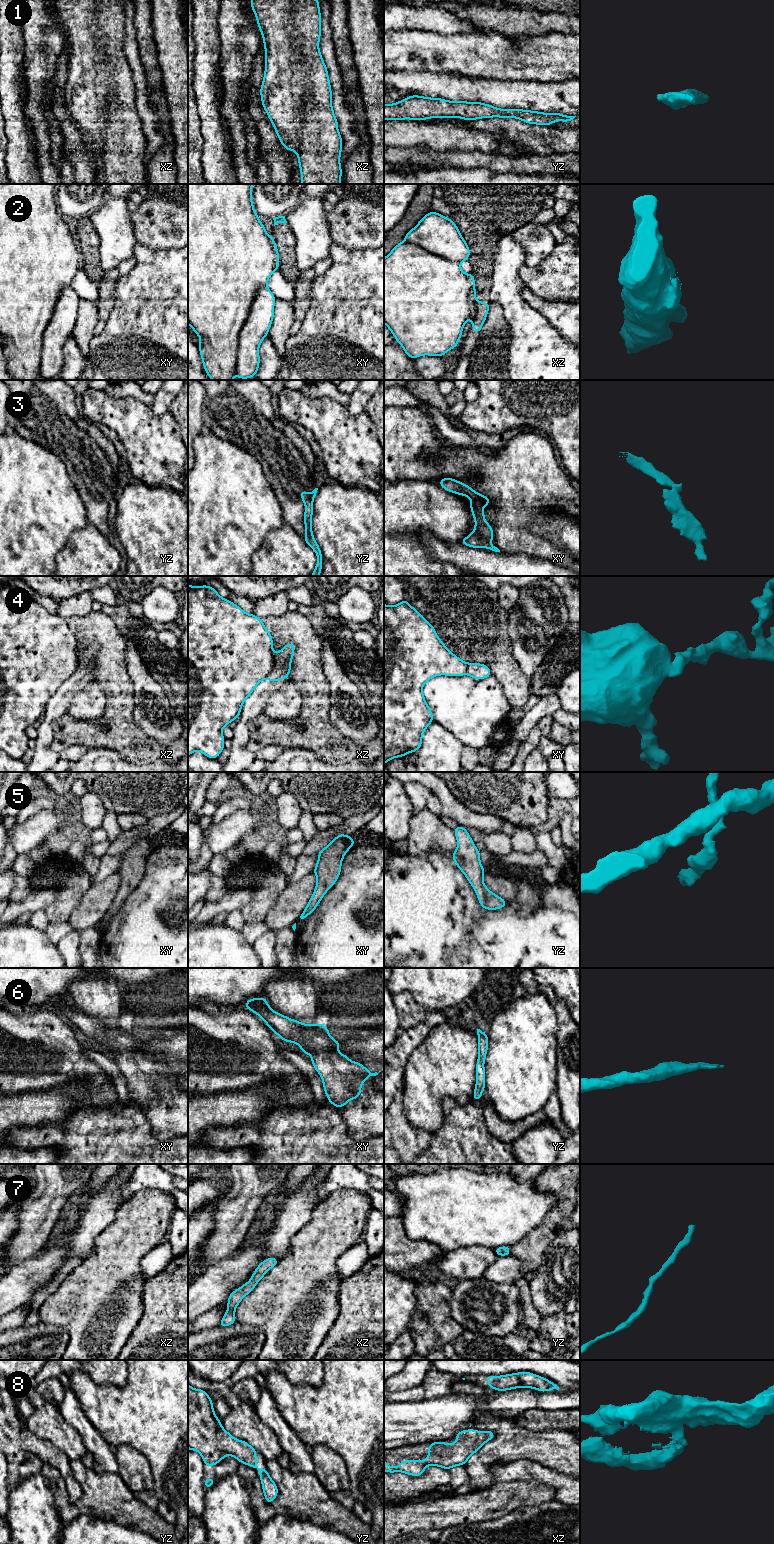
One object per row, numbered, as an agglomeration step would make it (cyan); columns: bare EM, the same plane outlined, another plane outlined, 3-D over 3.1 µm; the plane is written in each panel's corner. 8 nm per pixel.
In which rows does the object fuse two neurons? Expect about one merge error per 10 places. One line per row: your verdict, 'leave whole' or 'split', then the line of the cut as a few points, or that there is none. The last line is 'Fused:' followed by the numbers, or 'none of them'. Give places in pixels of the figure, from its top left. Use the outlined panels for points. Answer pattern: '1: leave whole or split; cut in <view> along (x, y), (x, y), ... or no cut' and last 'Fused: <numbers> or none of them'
1: leave whole; no cut
2: split; cut in xz along (466, 274), (470, 286), (468, 296), (468, 314), (470, 317)
3: leave whole; no cut
4: split; cut in xz along (274, 655), (272, 670), (265, 677)
5: leave whole; no cut
6: leave whole; no cut
7: leave whole; no cut
8: leave whole; no cut
Fused: 2, 4

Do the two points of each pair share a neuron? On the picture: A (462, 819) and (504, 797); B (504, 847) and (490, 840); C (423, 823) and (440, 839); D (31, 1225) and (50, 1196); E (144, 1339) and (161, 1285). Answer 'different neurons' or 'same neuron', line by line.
A: different neurons
B: same neuron
C: same neuron
D: same neuron
E: same neuron

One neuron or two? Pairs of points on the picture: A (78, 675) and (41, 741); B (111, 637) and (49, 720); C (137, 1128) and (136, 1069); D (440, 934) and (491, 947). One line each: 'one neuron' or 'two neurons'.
A: one neuron
B: two neurons
C: two neurons
D: one neuron

